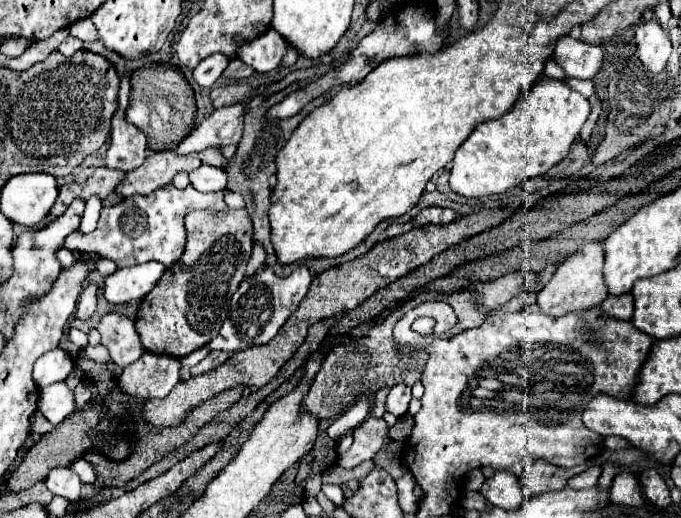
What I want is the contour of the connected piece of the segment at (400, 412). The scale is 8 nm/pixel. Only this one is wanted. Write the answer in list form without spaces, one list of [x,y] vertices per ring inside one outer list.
[[[393,385],[387,399],[385,399],[385,409],[387,413],[395,417],[403,417],[409,409],[411,401],[411,387],[409,385]]]

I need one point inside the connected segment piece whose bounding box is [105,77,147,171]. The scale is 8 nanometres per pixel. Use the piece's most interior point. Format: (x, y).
(127, 150)

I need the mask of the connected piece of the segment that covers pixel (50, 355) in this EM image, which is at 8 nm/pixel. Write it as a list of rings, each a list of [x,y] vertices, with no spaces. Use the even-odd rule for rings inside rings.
[[[63,349],[48,351],[34,363],[33,379],[35,379],[37,387],[47,387],[51,383],[65,381],[69,377],[69,373],[73,371],[73,367],[75,367],[75,363],[67,351],[63,351]]]

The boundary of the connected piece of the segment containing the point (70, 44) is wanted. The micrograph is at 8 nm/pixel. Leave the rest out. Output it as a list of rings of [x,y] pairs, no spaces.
[[[69,35],[69,37],[57,47],[57,51],[63,53],[65,57],[71,57],[71,55],[73,55],[75,51],[79,51],[81,47],[83,47],[83,43],[81,43],[77,37],[71,37],[71,35]]]

